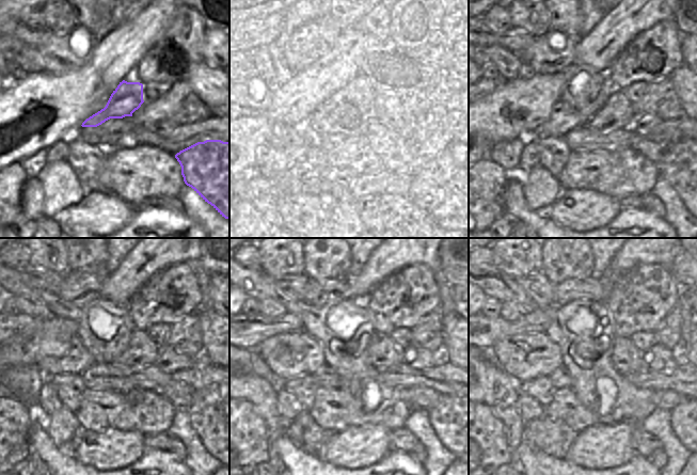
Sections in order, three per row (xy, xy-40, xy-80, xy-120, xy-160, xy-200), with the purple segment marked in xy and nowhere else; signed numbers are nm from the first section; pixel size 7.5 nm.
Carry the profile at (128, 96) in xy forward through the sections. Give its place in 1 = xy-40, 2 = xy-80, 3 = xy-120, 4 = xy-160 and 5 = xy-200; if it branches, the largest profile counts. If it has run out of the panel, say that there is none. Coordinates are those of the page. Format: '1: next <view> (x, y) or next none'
1: next xy-40 (346, 100)
2: next xy-80 (564, 119)
3: next xy-120 (78, 359)
4: next xy-160 (288, 355)
5: next xy-200 (525, 357)

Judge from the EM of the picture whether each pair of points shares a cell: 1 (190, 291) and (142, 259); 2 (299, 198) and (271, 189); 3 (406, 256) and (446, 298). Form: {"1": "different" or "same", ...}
{"1": "different", "2": "different", "3": "same"}

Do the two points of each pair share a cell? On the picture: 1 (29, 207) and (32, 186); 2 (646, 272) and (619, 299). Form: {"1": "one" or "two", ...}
{"1": "one", "2": "one"}

